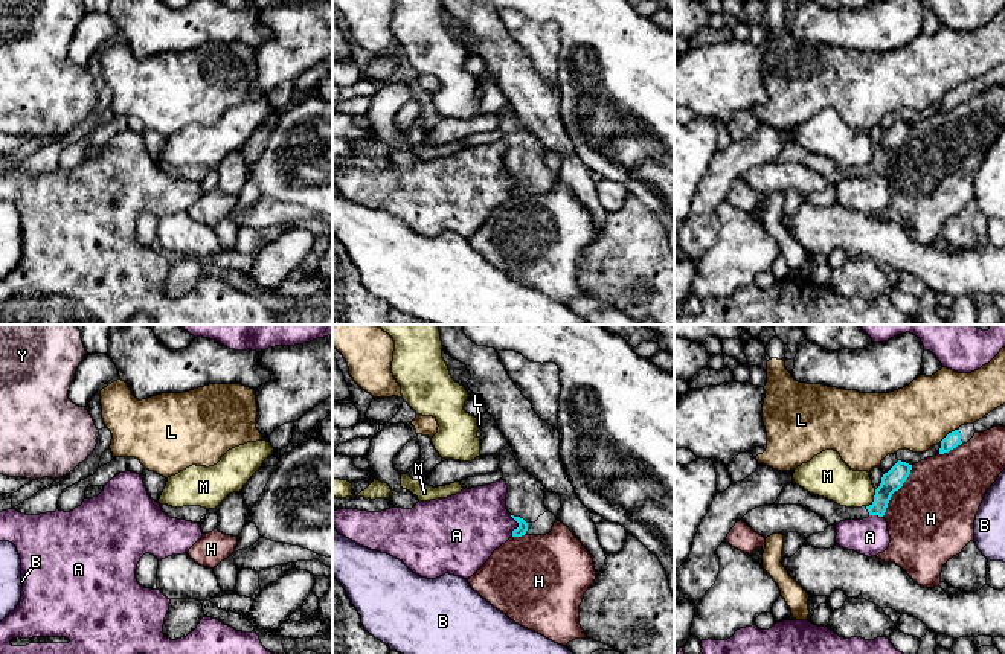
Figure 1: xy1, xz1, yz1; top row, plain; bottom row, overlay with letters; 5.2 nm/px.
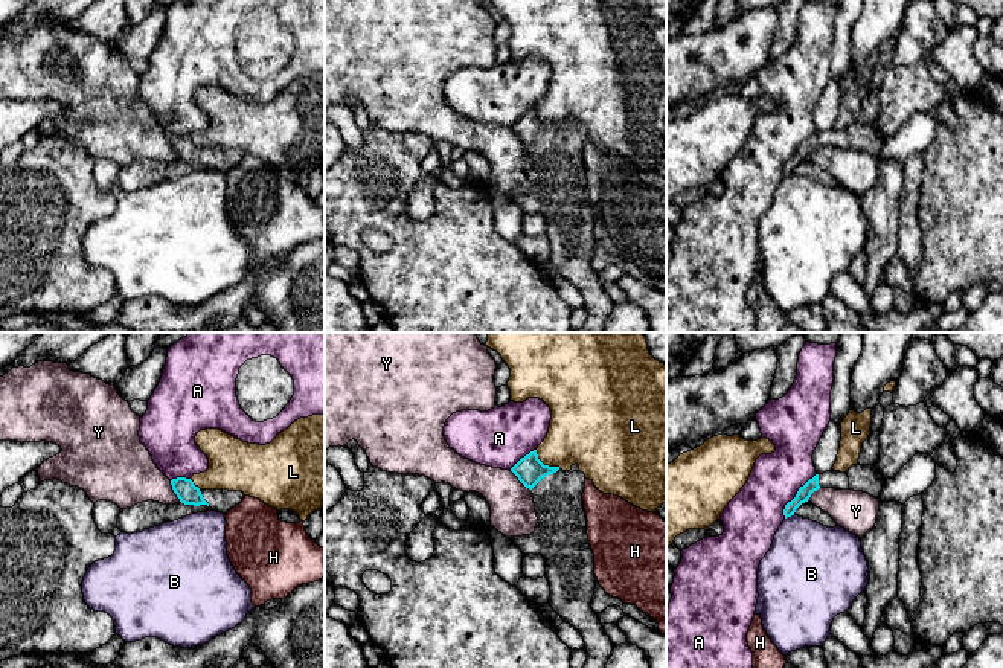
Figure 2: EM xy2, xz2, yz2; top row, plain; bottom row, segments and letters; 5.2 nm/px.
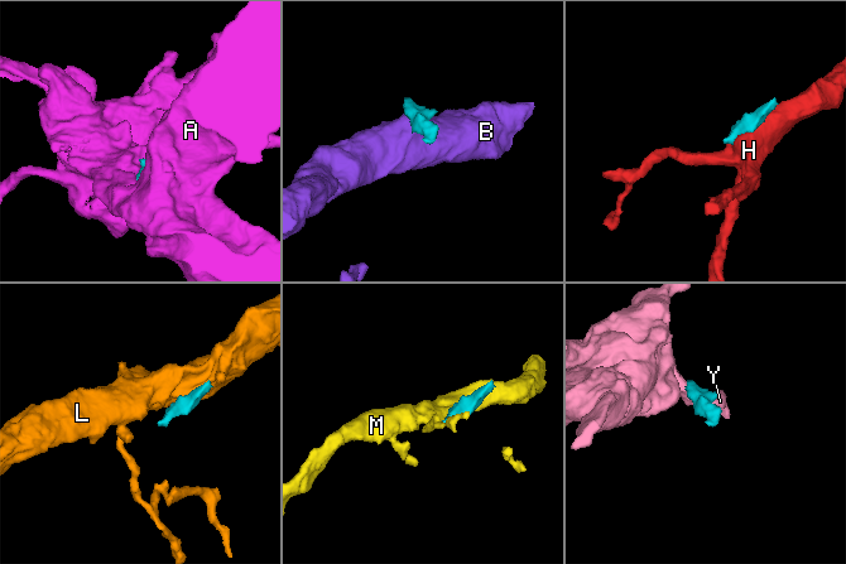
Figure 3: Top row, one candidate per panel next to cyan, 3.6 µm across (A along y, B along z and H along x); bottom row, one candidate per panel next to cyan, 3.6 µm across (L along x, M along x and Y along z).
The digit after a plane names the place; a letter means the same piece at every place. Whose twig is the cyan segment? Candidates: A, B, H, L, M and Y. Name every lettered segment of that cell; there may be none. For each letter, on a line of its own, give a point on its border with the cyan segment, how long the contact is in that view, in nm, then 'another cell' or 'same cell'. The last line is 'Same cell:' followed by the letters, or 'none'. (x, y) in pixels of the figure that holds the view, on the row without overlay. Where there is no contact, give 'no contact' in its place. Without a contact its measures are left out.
A: yz2 (796, 153) | 300 nm | another cell
B: yz2 (788, 174) | 50 nm | another cell
H: yz1 (895, 148) | 320 nm | another cell
L: xz2 (546, 124) | 170 nm | another cell
M: yz1 (874, 157) | 110 nm | another cell
Y: xz2 (520, 139) | 160 nm | another cell
Same cell: none

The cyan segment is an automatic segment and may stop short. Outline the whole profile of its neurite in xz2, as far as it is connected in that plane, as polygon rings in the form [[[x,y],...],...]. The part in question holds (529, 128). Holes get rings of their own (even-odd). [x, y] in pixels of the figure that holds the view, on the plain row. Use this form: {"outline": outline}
{"outline": [[[537,108],[511,130],[530,148],[538,175],[530,194],[511,195],[511,200],[523,212],[544,217],[549,262],[585,300],[587,320],[570,332],[604,332],[613,302],[591,267],[596,233],[582,160],[585,133],[573,130],[567,134],[559,125],[544,124]]]}

